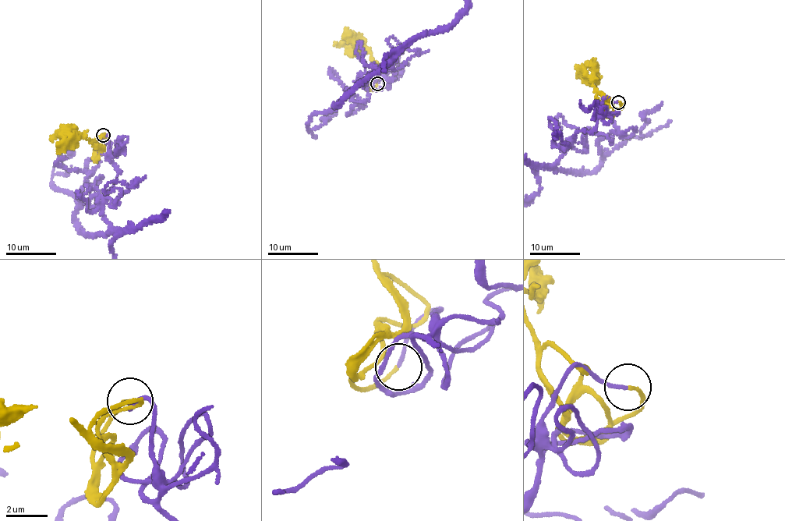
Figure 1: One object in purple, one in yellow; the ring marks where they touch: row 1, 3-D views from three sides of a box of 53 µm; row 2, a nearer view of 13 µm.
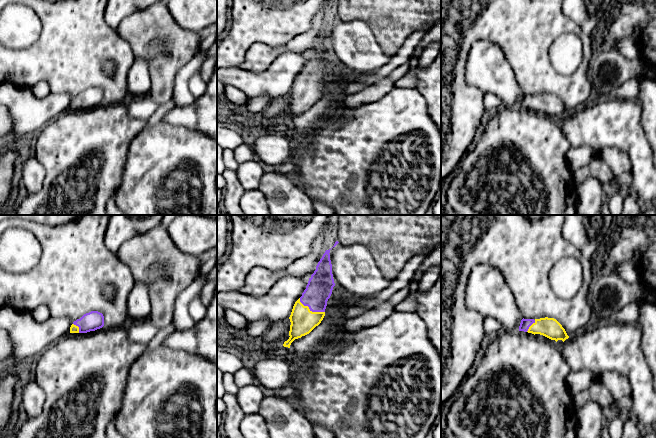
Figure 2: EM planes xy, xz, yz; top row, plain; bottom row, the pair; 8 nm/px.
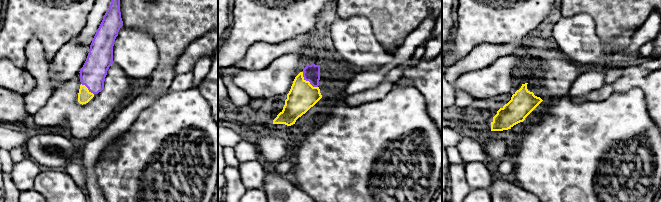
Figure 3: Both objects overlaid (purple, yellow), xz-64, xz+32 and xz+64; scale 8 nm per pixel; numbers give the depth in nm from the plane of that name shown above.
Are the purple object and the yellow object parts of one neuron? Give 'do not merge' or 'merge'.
merge

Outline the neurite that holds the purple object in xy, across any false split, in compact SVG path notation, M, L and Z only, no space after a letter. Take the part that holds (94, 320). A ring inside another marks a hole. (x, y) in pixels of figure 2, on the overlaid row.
M98 311L84 314L80 319L73 322L70 333L87 333L95 331L104 326L104 316Z

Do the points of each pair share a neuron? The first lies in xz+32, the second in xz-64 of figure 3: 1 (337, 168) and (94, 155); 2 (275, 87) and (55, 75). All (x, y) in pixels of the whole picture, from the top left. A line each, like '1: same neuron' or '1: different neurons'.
1: different neurons
2: same neuron

